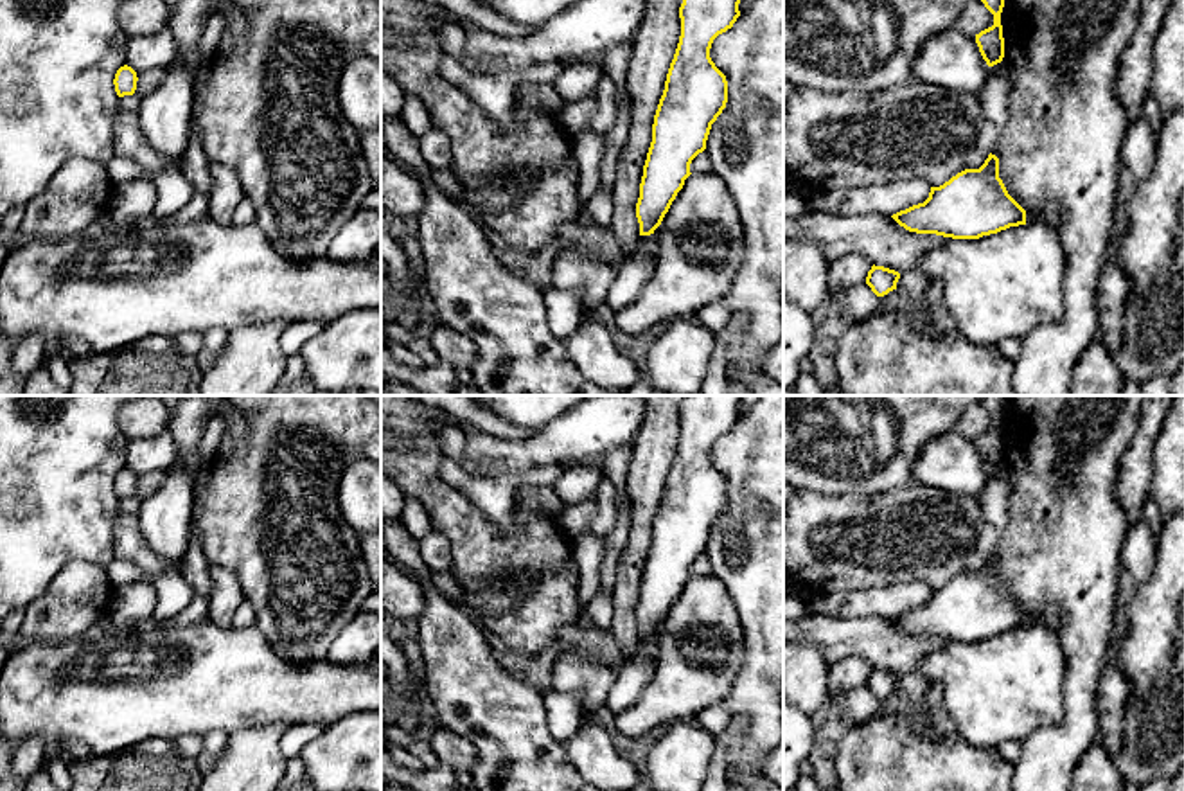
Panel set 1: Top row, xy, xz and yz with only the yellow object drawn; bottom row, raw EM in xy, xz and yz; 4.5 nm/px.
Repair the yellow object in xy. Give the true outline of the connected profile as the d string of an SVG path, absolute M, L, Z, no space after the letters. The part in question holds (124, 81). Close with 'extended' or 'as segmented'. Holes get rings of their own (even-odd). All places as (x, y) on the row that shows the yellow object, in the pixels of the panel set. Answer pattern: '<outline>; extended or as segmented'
M128 65L120 67L113 79L117 95L119 97L133 95L137 90L137 81L138 81L137 72L131 67Z; as segmented

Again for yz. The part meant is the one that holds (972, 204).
M988 155L979 169L965 169L940 187L931 187L923 203L891 216L900 227L916 234L952 239L979 239L1019 225L1051 225L1062 210L1044 203L1024 210L999 178L999 158Z; extended

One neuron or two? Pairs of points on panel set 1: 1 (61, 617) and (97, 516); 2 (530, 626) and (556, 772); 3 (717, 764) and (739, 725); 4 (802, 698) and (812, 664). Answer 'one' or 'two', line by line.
1: two
2: two
3: one
4: one

